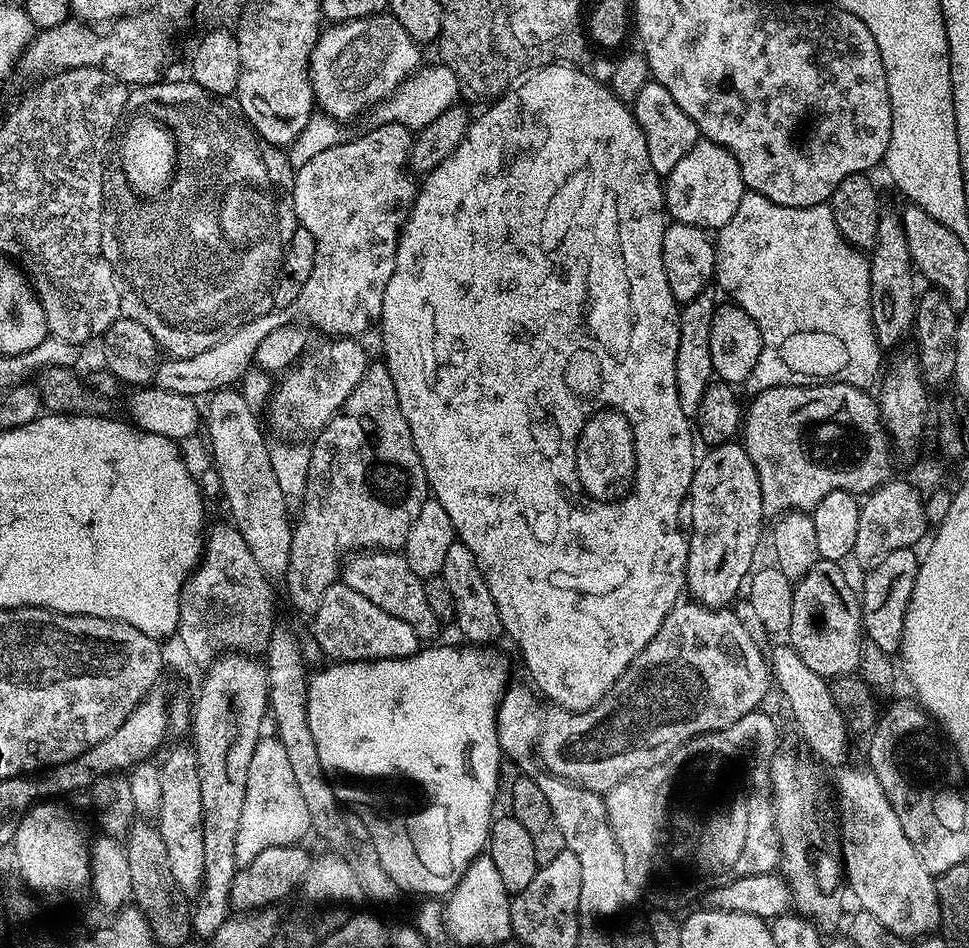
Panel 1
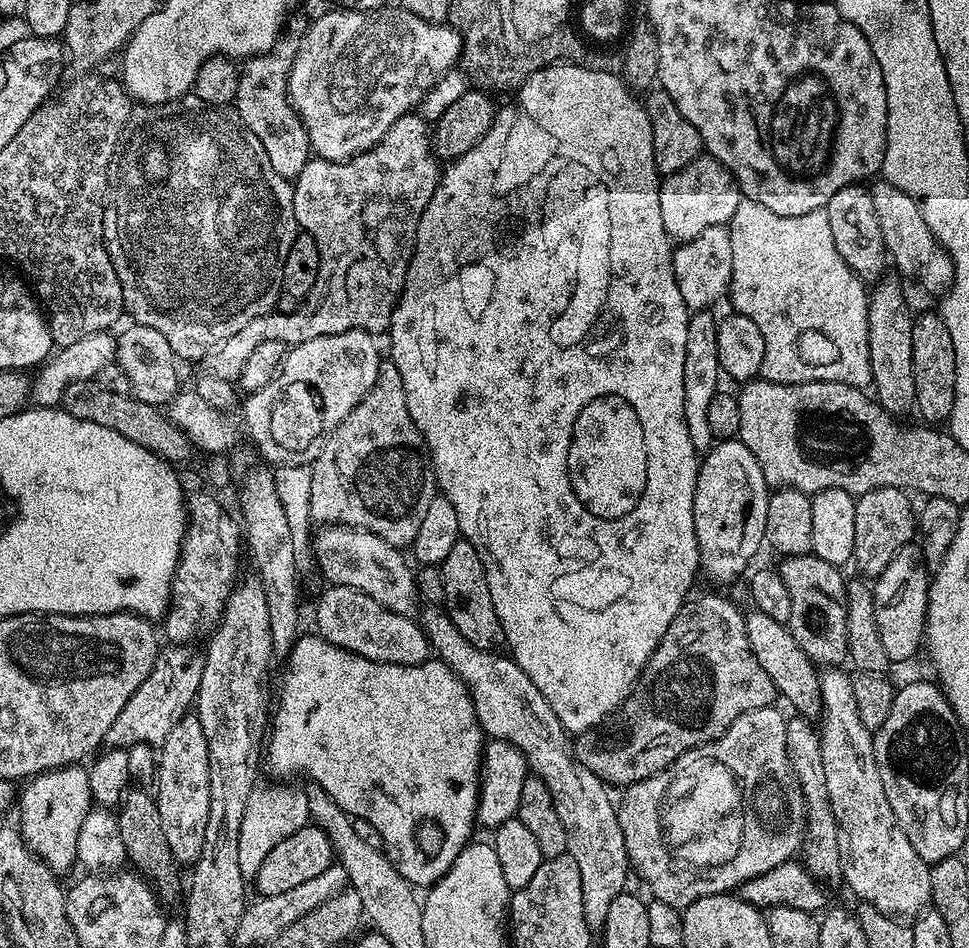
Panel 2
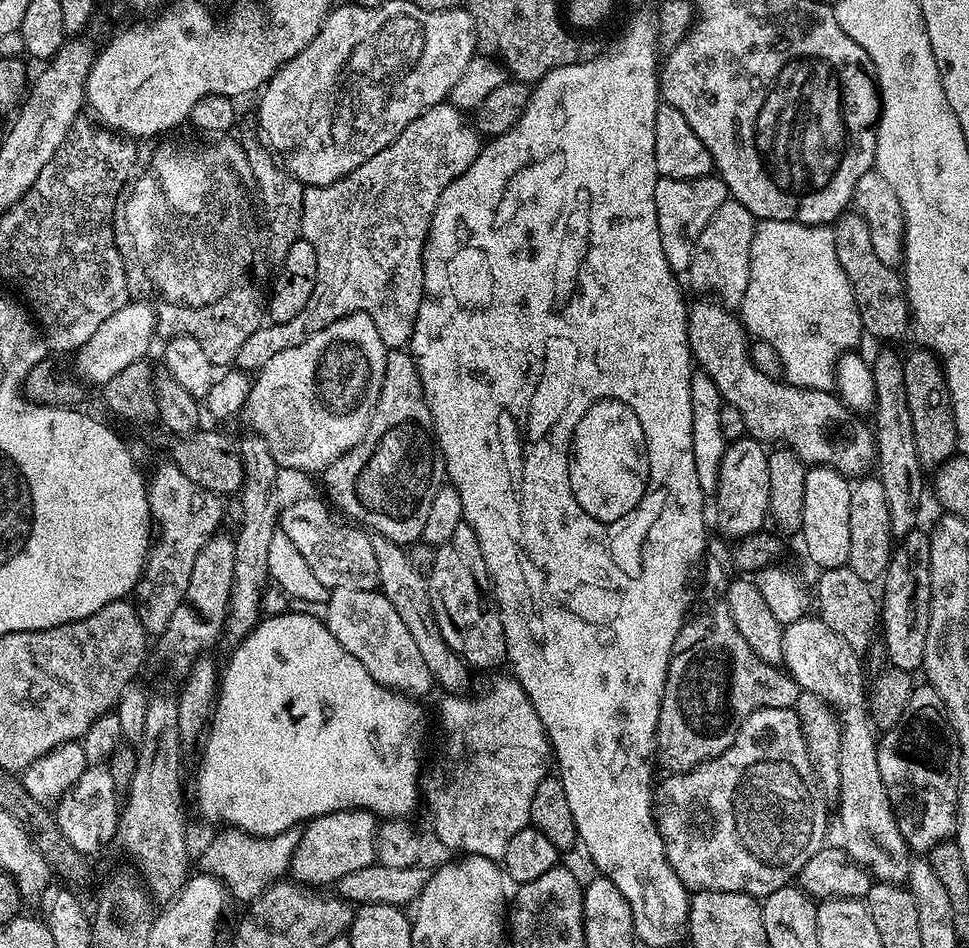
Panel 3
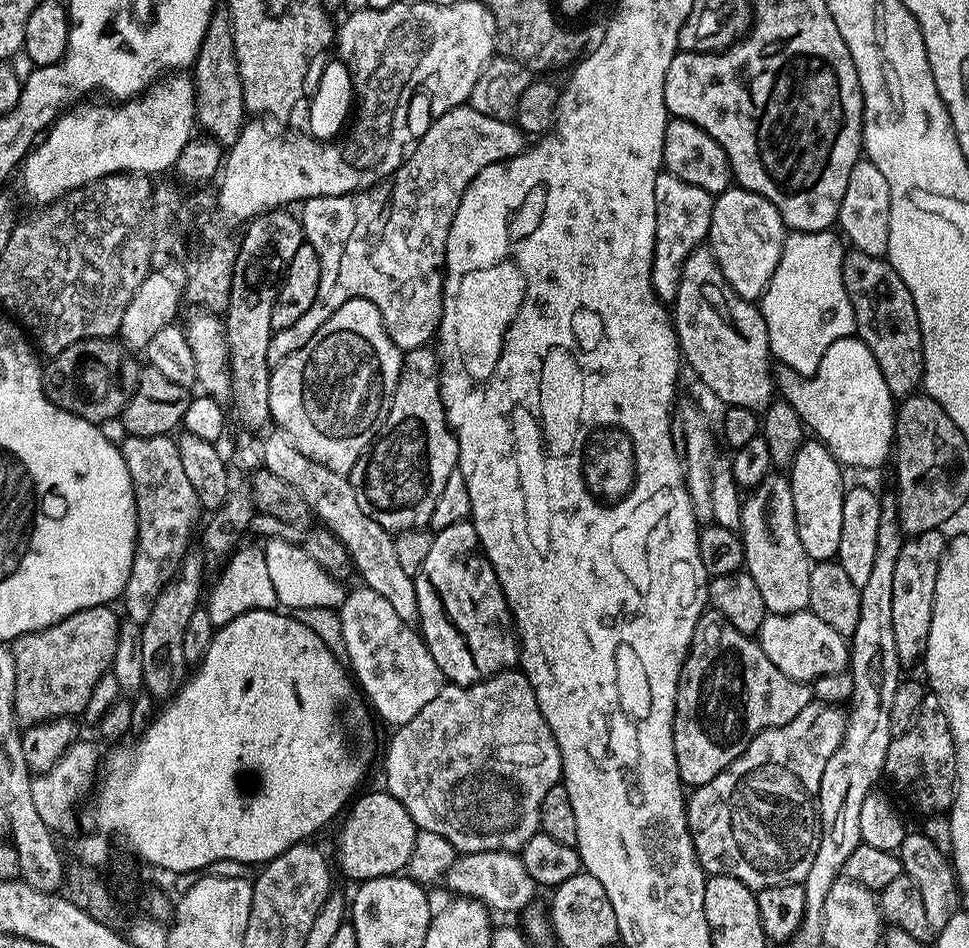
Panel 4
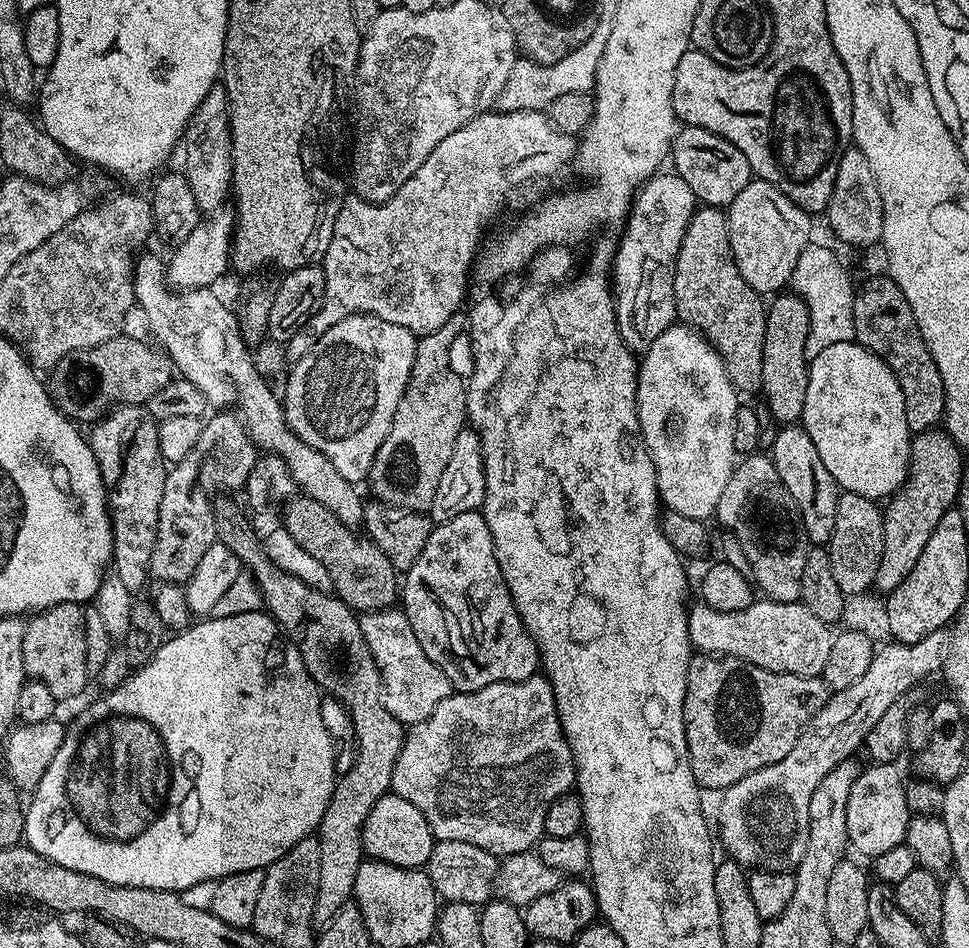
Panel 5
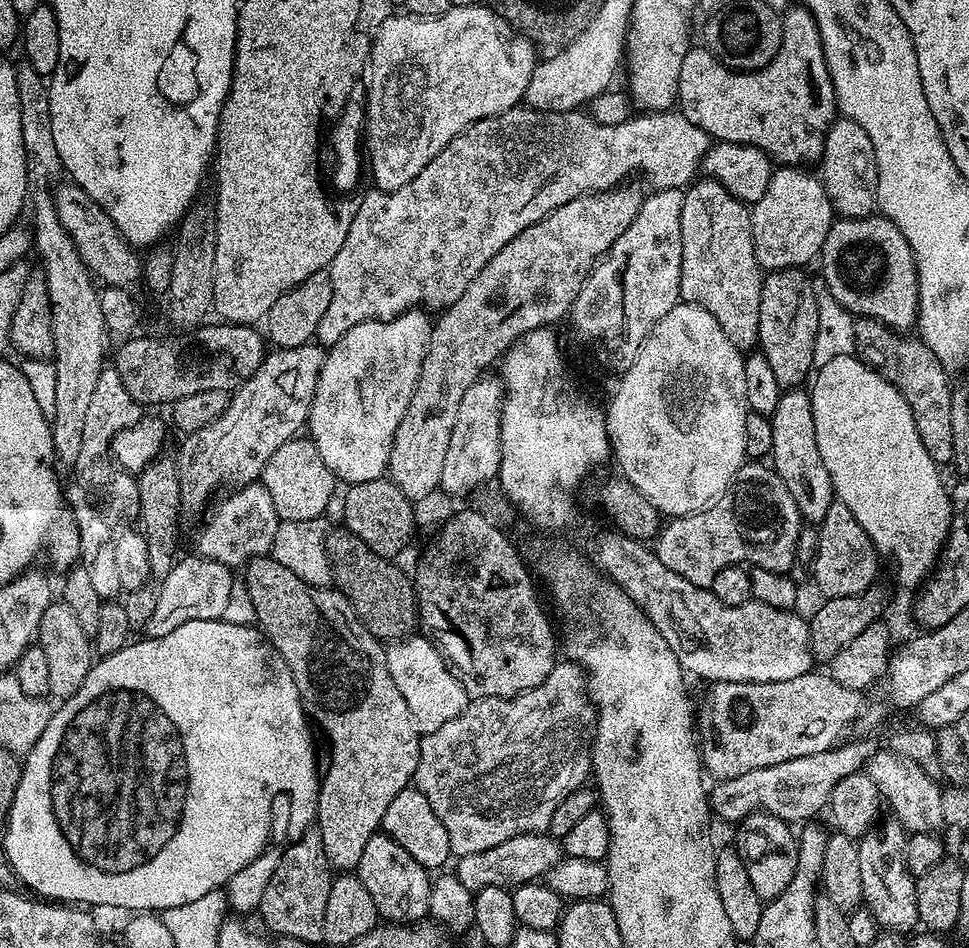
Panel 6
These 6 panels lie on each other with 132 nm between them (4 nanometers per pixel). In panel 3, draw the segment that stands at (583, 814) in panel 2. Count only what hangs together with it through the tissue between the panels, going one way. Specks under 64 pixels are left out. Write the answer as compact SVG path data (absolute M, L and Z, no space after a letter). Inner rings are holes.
M373 535L372 545L374 558L378 558L380 578L378 590L388 599L390 606L394 606L394 611L398 613L398 618L402 618L406 630L410 630L414 643L418 645L418 650L426 662L426 667L430 669L433 681L439 687L441 684L445 693L463 693L467 689L464 687L468 684L470 669L457 652L450 650L450 646L446 646L442 638L442 630L438 630L438 621L434 614L434 606L430 602L430 590L425 573L414 570L414 566L410 566L407 551L401 545L395 544L393 540L388 540L385 536Z

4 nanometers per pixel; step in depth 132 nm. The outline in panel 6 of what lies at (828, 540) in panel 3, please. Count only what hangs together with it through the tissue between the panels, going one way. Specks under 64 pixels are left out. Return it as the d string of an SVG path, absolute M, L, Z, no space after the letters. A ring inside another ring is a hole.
M803 387L781 391L777 409L770 419L774 430L771 467L776 469L778 478L786 482L786 490L790 490L801 517L809 525L818 526L822 518L826 518L826 510L830 510L834 493L830 474L826 474L826 466L822 462L822 454L818 454L811 395Z

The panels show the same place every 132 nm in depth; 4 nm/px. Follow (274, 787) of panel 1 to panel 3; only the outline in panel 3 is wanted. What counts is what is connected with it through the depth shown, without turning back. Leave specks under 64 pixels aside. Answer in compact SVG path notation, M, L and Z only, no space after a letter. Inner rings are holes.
M296 825L274 836L254 836L238 828L222 831L224 832L214 837L201 852L199 869L204 872L211 871L217 879L224 881L229 895L235 901L238 899L242 904L248 904L264 893L269 885L275 883L280 878L278 876L289 871L293 852L301 841L303 827Z

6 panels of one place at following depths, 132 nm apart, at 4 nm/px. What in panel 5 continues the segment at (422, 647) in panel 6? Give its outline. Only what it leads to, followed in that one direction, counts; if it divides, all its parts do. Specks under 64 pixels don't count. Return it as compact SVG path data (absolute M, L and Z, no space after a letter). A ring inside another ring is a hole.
M399 607L384 608L380 612L365 612L360 616L362 638L366 638L366 646L370 646L370 654L374 654L374 662L380 671L380 687L384 690L384 705L401 724L411 726L430 718L434 706L442 702L442 698L451 696L454 689L446 674L418 646L418 638L414 638L414 630L410 630L410 622Z

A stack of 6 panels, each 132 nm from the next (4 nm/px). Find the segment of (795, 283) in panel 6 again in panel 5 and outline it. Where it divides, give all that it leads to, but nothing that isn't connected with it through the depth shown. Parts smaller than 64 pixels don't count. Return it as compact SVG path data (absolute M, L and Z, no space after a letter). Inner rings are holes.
M791 290L773 295L771 300L766 308L766 334L762 342L762 400L780 426L792 426L800 420L802 406L806 406L810 314L804 299Z

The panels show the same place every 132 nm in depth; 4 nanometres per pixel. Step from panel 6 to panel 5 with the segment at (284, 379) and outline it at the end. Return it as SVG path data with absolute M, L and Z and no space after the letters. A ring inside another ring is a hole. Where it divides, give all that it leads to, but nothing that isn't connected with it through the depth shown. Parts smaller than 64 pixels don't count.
M220 410L209 415L203 421L198 442L194 442L194 450L186 454L178 463L168 468L168 477L162 486L162 506L158 506L158 530L156 531L156 545L148 563L150 576L153 581L166 584L188 583L189 578L198 567L198 562L205 556L212 543L216 542L216 523L212 506L217 494L236 494L243 489L244 483L250 478L250 470L254 470L258 459L258 449L252 443L252 437L244 426L244 421L232 410Z

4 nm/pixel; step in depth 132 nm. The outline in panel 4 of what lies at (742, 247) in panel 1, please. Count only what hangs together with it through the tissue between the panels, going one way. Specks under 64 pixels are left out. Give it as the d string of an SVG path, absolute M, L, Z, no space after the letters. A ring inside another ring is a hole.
M789 231L784 238L782 258L778 258L778 266L758 301L768 331L769 353L803 376L820 371L826 350L856 331L854 310L842 282L845 251L835 231Z

